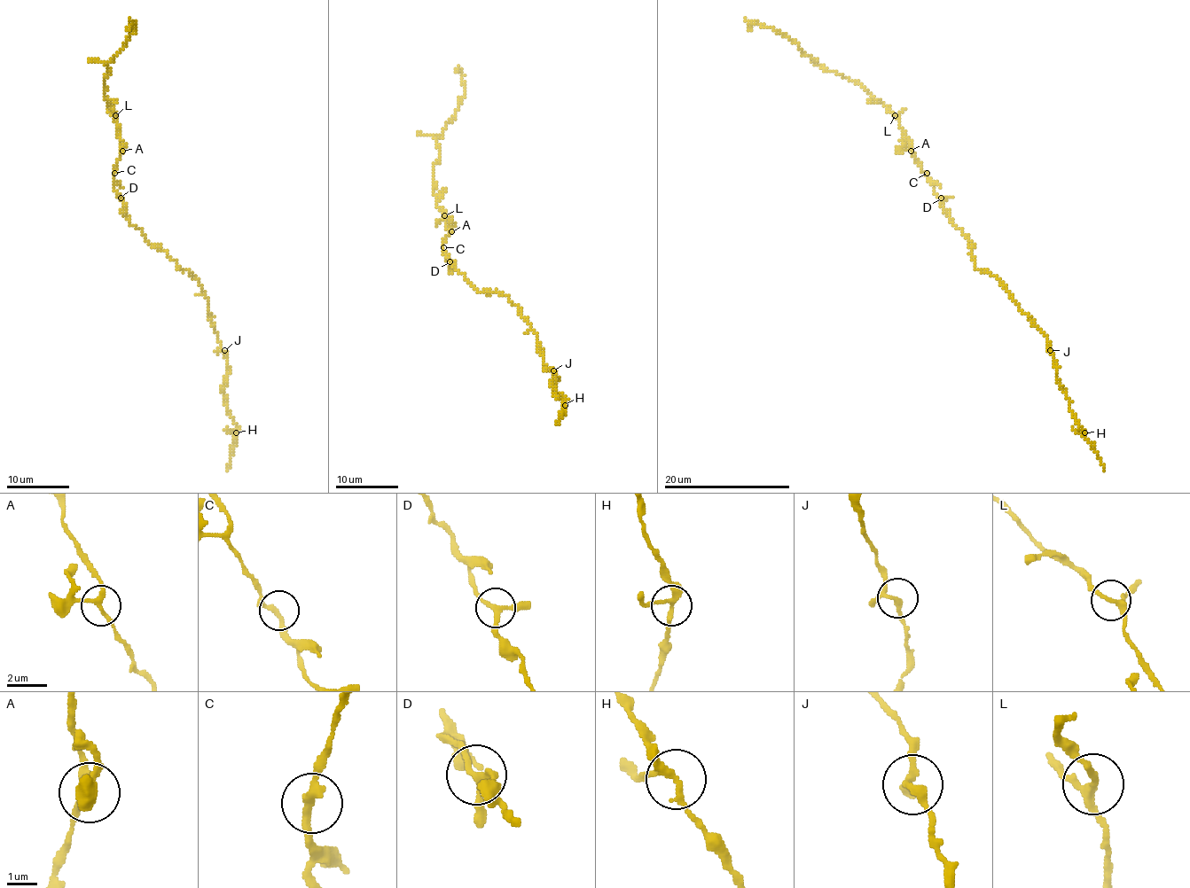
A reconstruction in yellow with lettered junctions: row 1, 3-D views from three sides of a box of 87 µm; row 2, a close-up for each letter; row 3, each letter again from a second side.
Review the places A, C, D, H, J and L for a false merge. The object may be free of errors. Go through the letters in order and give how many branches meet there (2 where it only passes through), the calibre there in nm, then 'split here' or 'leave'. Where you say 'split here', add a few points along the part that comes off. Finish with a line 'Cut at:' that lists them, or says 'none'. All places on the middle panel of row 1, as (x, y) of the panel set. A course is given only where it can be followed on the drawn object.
A: 3 branches meet; 200 nm thick; leave
C: 2 branches meet; 240 nm thick; leave
D: 3 branches meet; 180 nm thick; leave
H: 3 branches meet; 200 nm thick; leave
J: 3 branches meet; 200 nm thick; leave
L: 3 branches meet; 220 nm thick; leave
Cut at: none

